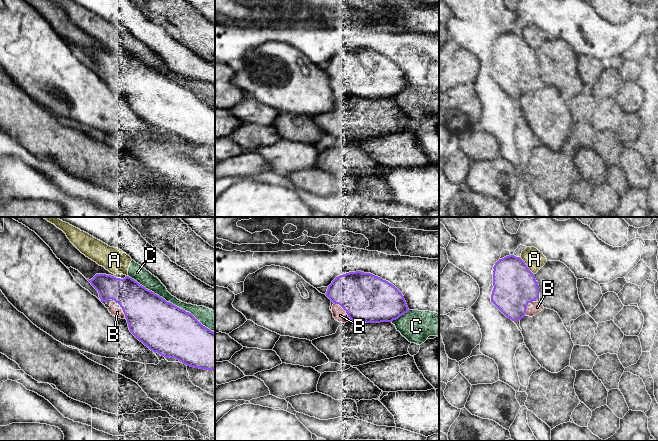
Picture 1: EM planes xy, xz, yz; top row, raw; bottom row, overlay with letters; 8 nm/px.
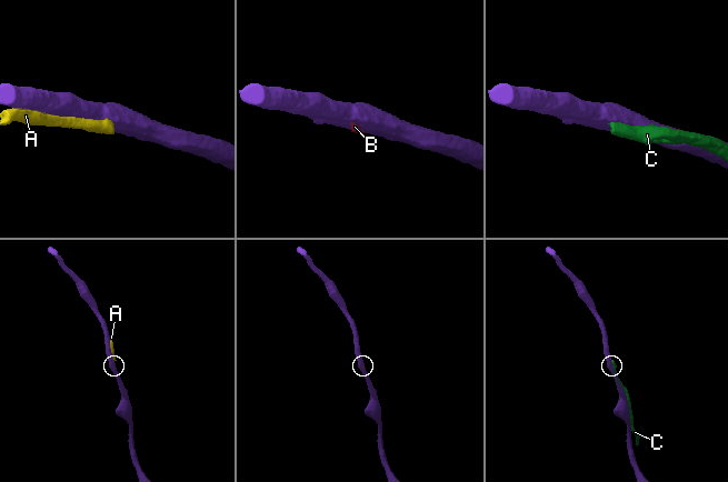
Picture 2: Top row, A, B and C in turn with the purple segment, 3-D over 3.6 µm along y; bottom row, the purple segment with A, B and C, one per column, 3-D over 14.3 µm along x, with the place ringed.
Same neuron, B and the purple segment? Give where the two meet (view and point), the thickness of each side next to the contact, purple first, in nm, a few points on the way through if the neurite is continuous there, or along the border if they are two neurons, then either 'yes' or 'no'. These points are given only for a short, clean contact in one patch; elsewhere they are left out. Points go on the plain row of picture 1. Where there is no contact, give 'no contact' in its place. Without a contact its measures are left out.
contact xz (344, 85); calibres 380 and 110 nm; yes

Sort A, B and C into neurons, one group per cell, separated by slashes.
A C / B

